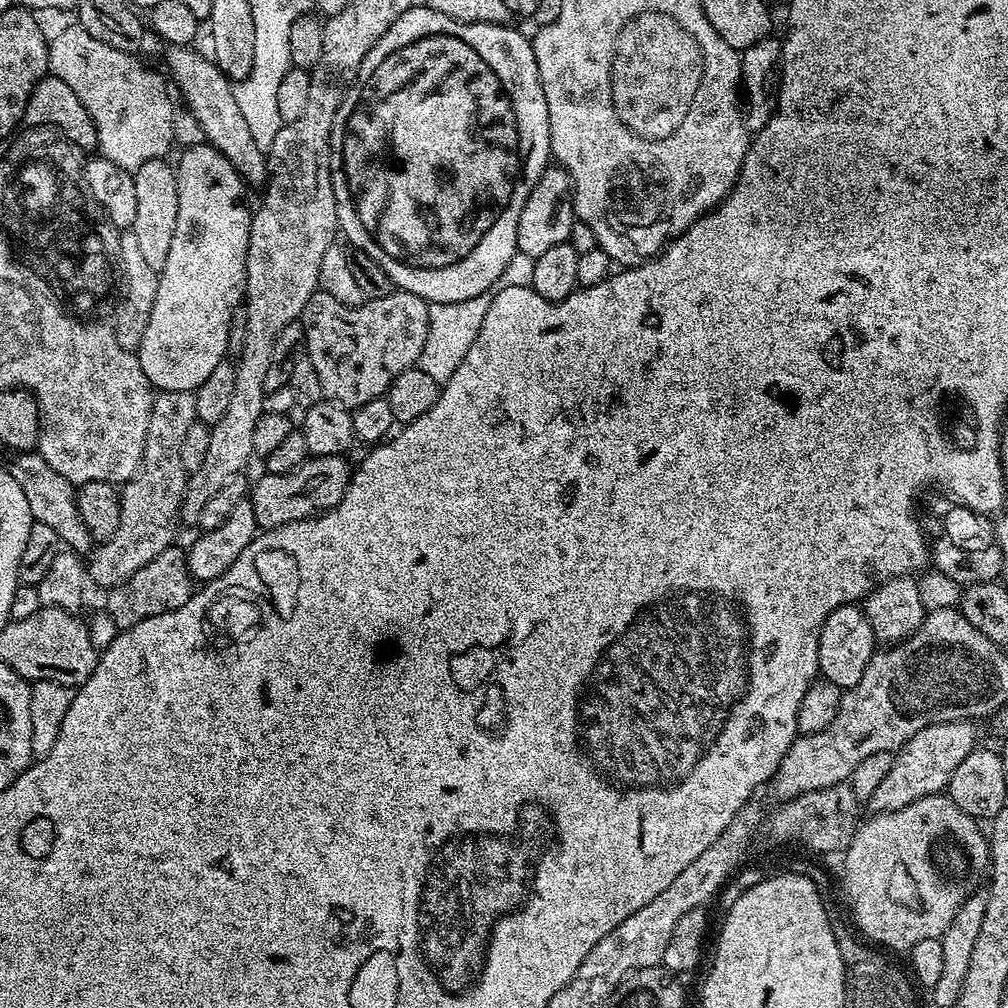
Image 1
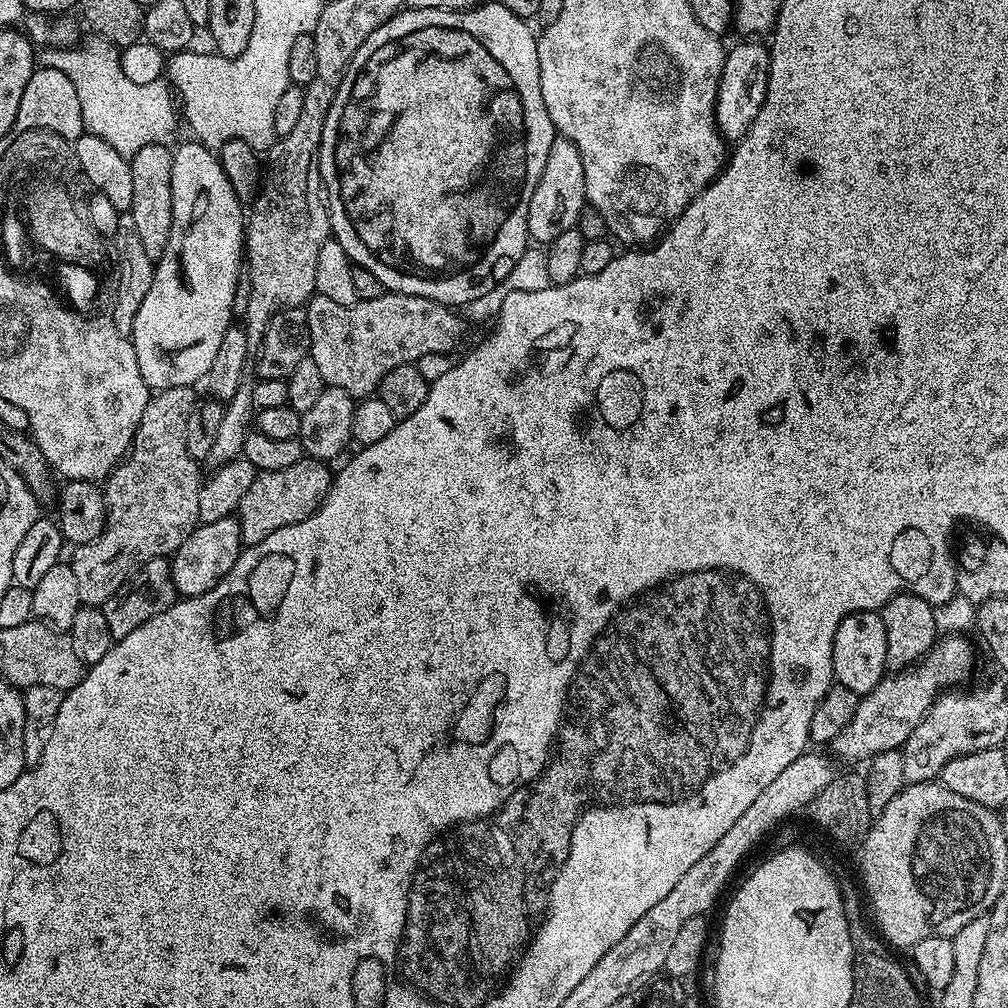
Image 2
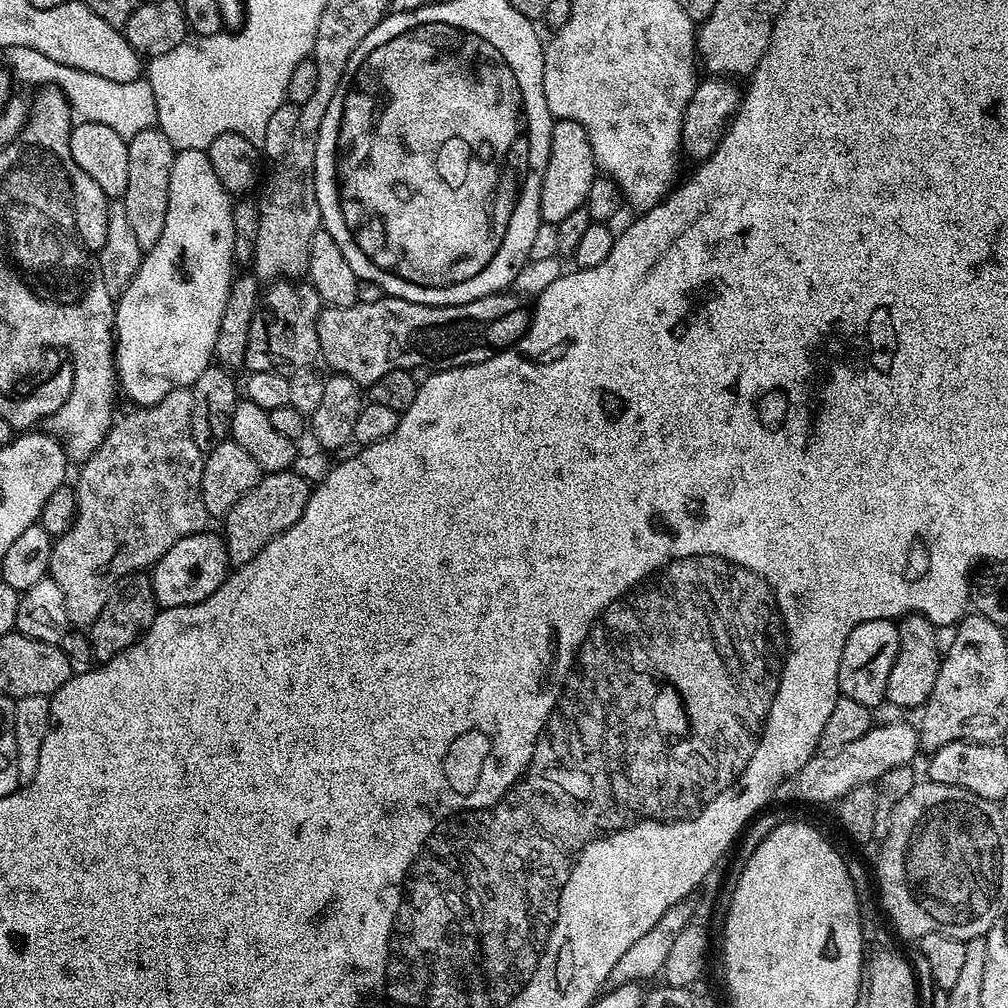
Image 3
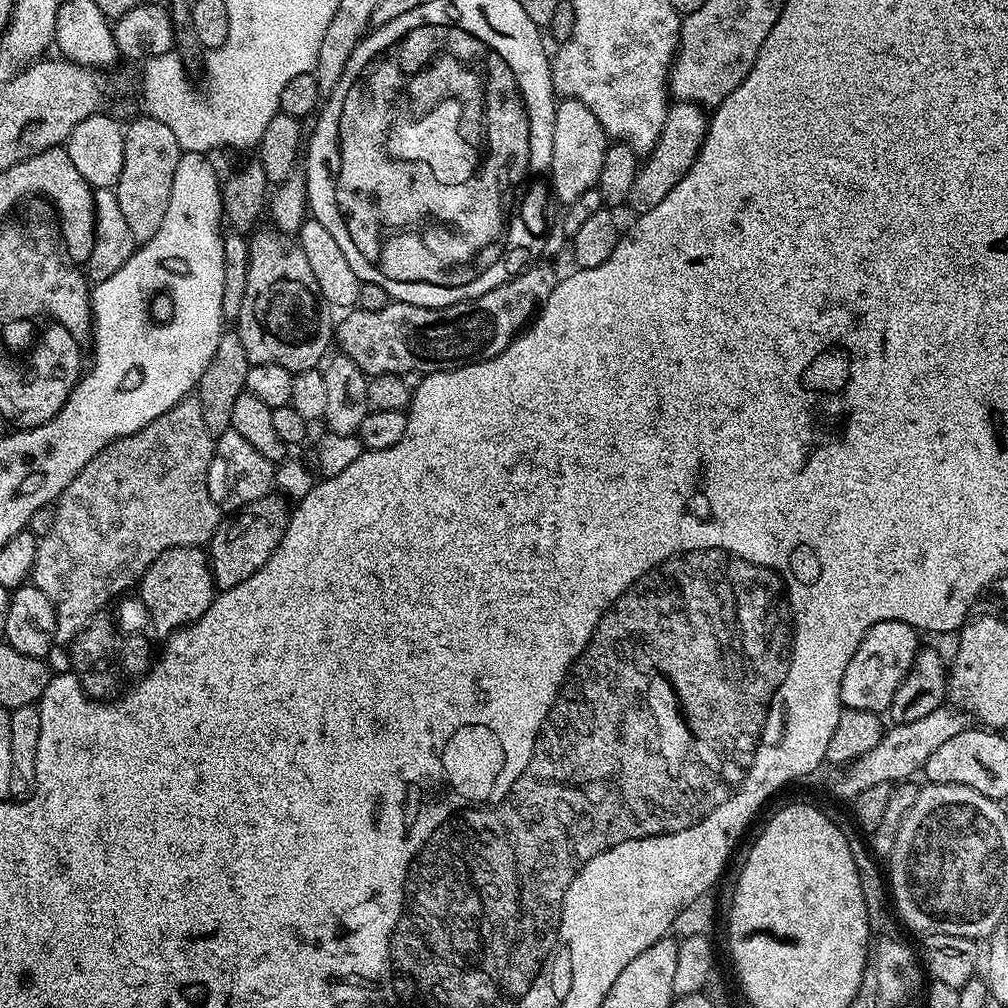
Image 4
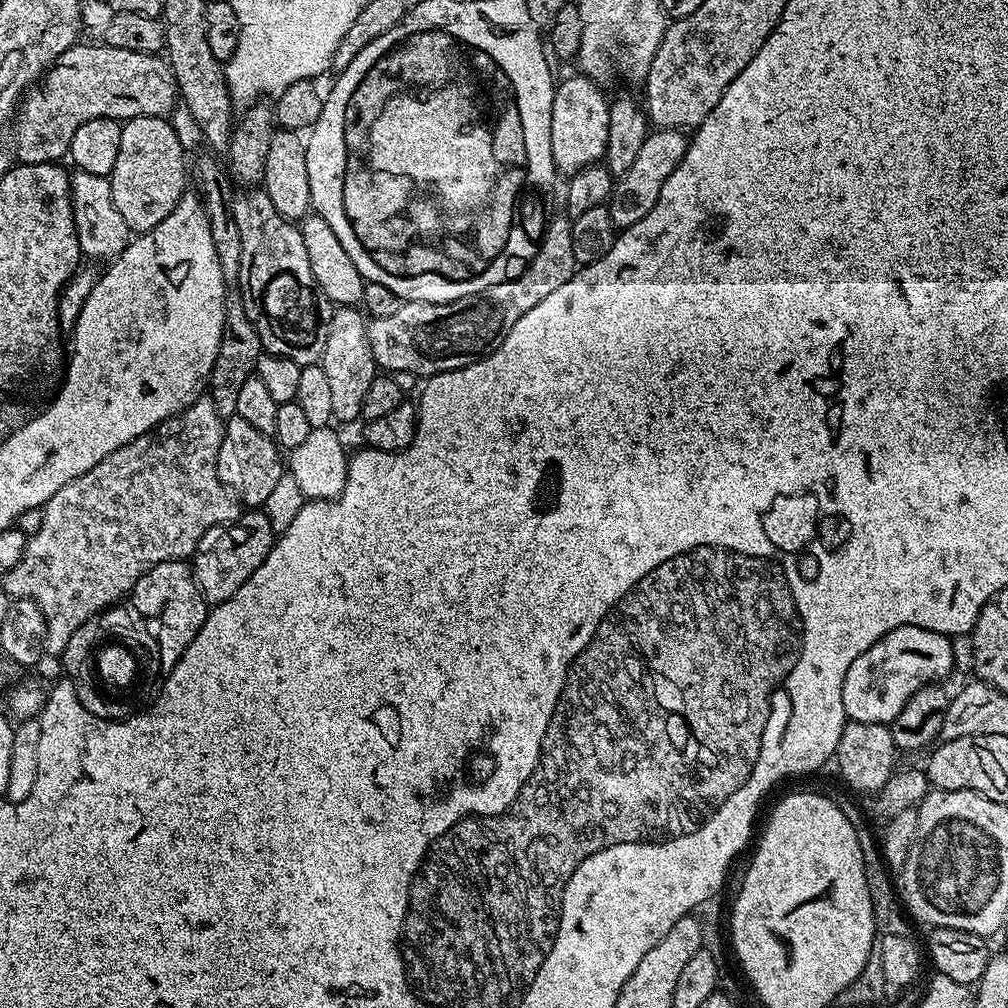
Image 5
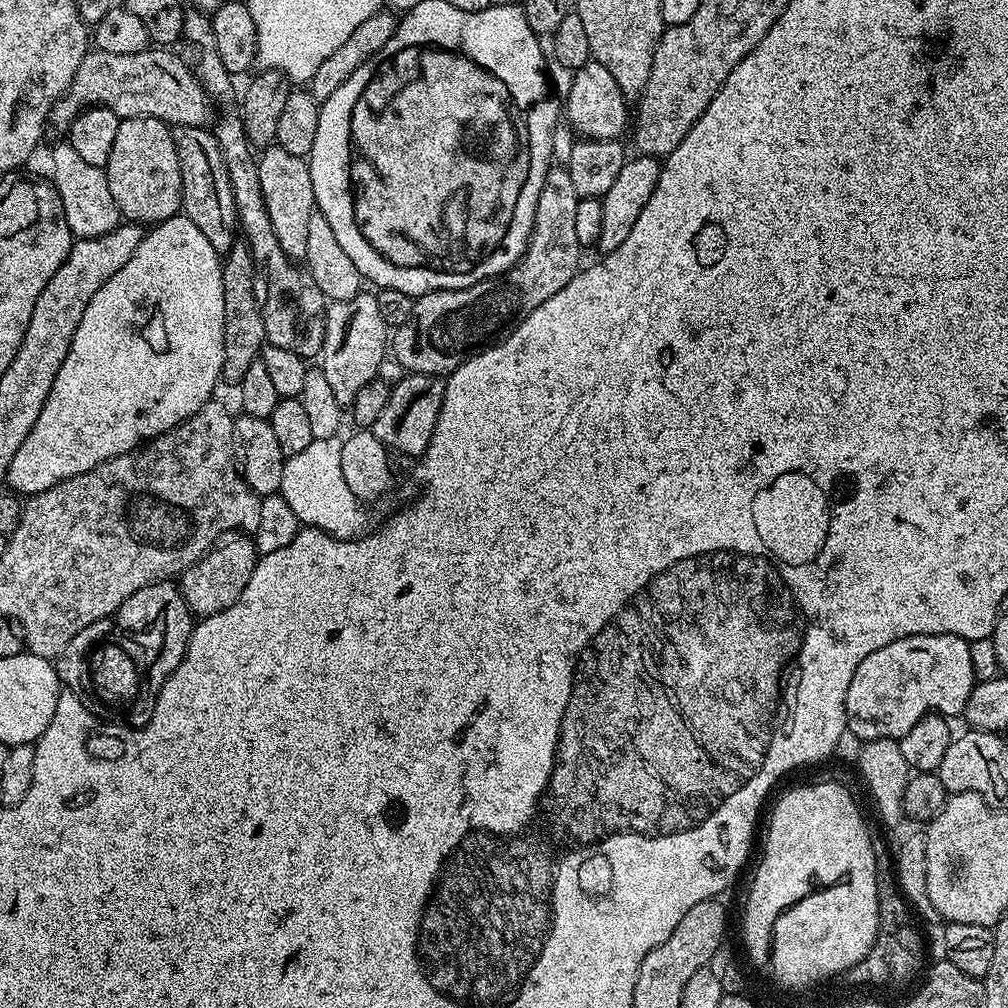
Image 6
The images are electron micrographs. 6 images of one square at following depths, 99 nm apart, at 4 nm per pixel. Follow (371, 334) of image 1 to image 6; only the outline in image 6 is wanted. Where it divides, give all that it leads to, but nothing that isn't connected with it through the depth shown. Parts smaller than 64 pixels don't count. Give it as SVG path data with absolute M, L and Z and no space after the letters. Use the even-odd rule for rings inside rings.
M549 167L542 190L538 194L538 206L534 214L532 239L528 242L528 251L513 268L509 268L502 276L491 277L474 286L458 290L438 290L415 297L414 314L410 314L410 319L402 322L402 326L395 329L390 336L391 355L404 367L405 373L421 372L424 376L447 377L448 373L462 366L462 362L501 344L531 312L542 306L542 302L554 298L558 290L566 287L582 268L582 263L580 264L582 245L578 242L578 230L575 227L578 222L580 199L574 190L574 182L570 182L567 167Z

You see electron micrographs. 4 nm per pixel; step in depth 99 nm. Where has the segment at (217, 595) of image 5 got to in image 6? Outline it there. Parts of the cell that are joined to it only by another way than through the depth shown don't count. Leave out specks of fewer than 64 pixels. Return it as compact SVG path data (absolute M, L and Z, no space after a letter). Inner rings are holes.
M238 531L222 534L198 563L180 573L178 577L179 590L186 598L193 617L213 616L234 606L242 590L246 590L250 574L254 574L257 559L256 542L251 535Z

